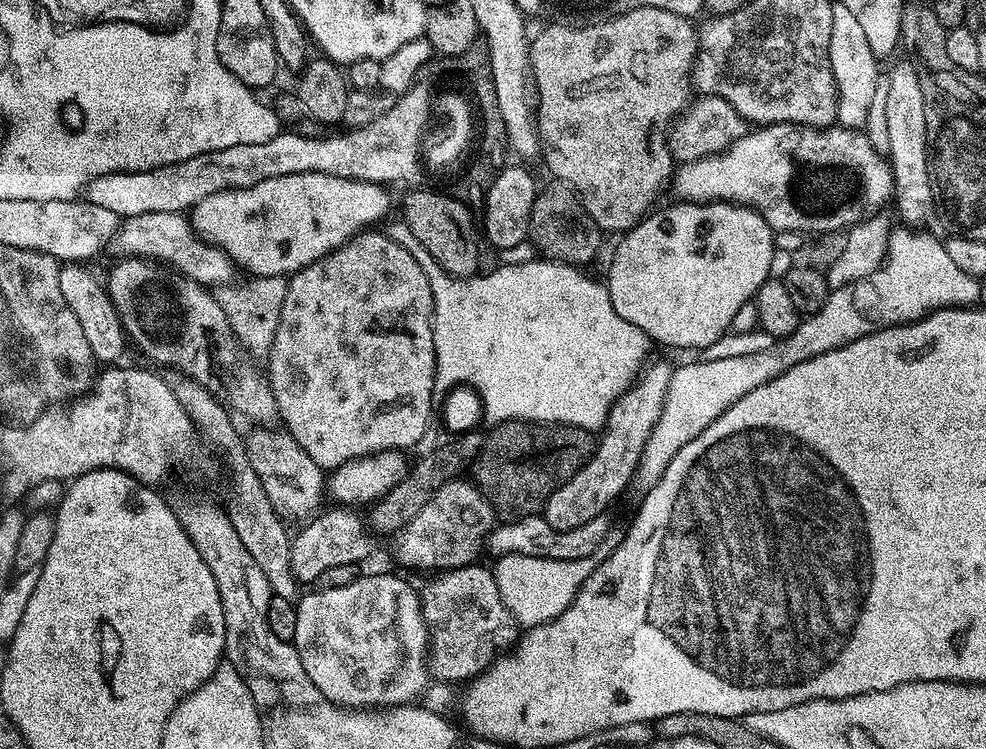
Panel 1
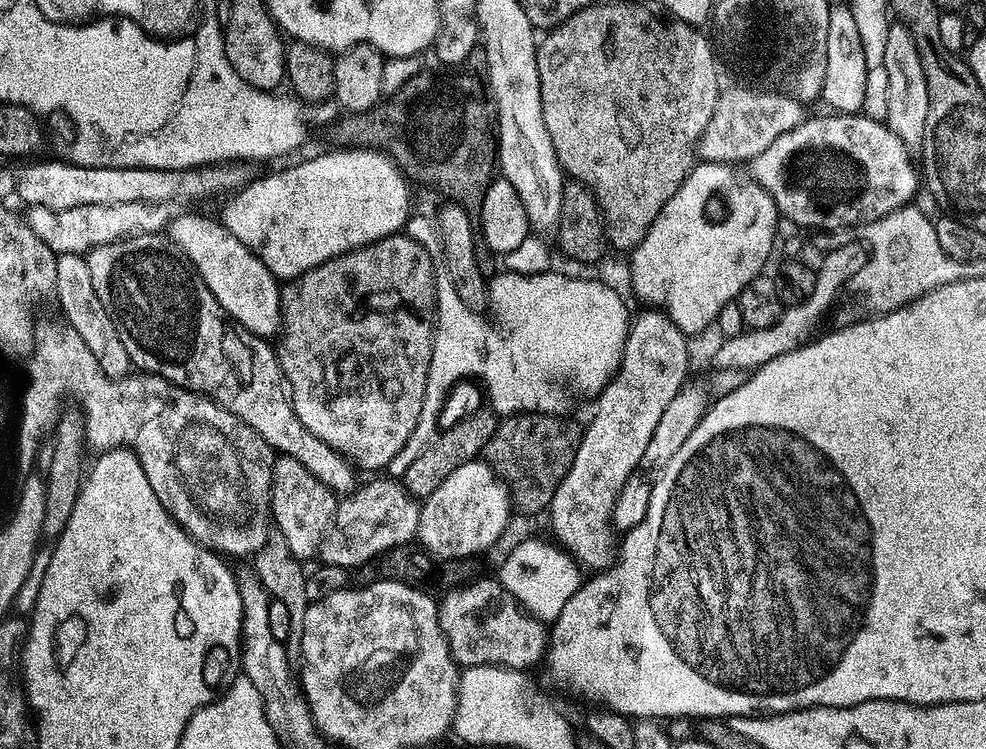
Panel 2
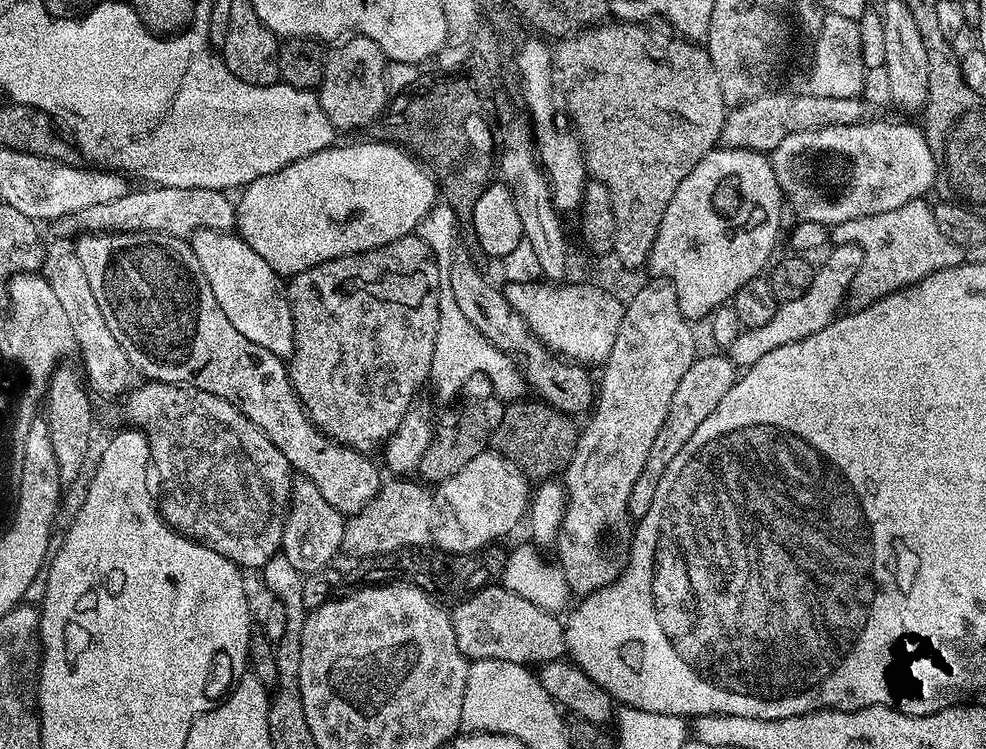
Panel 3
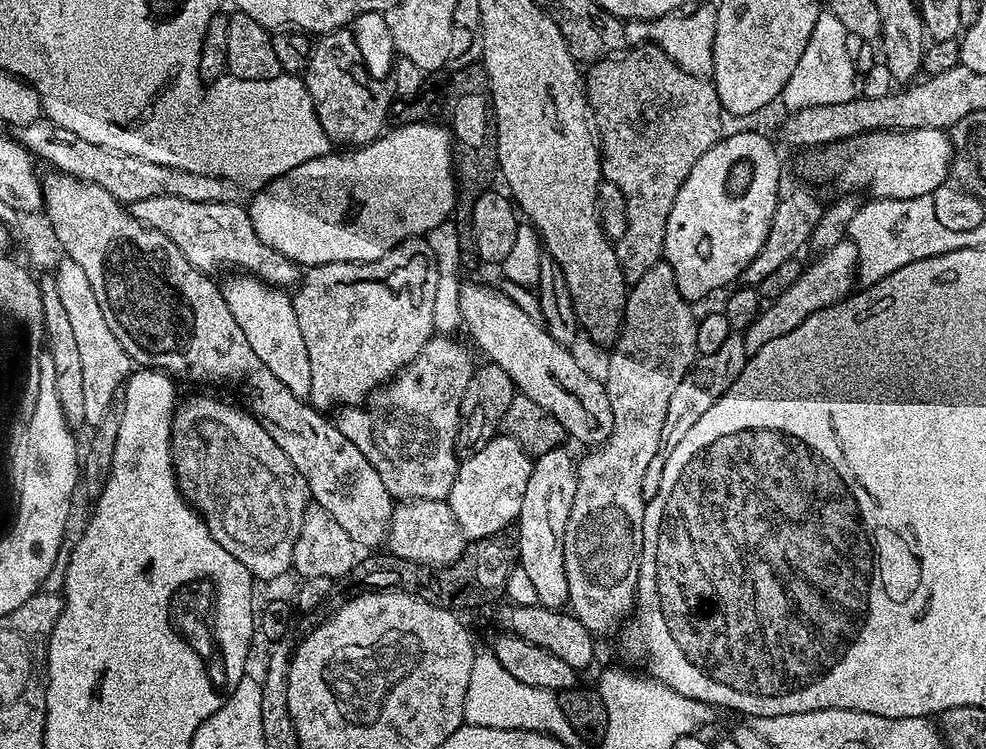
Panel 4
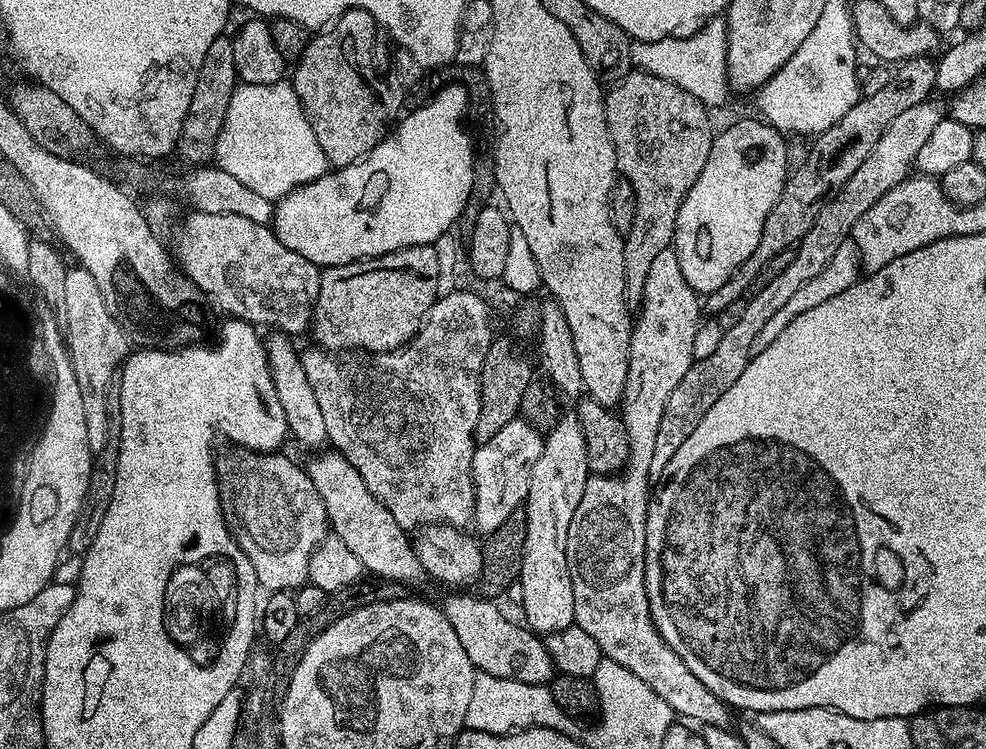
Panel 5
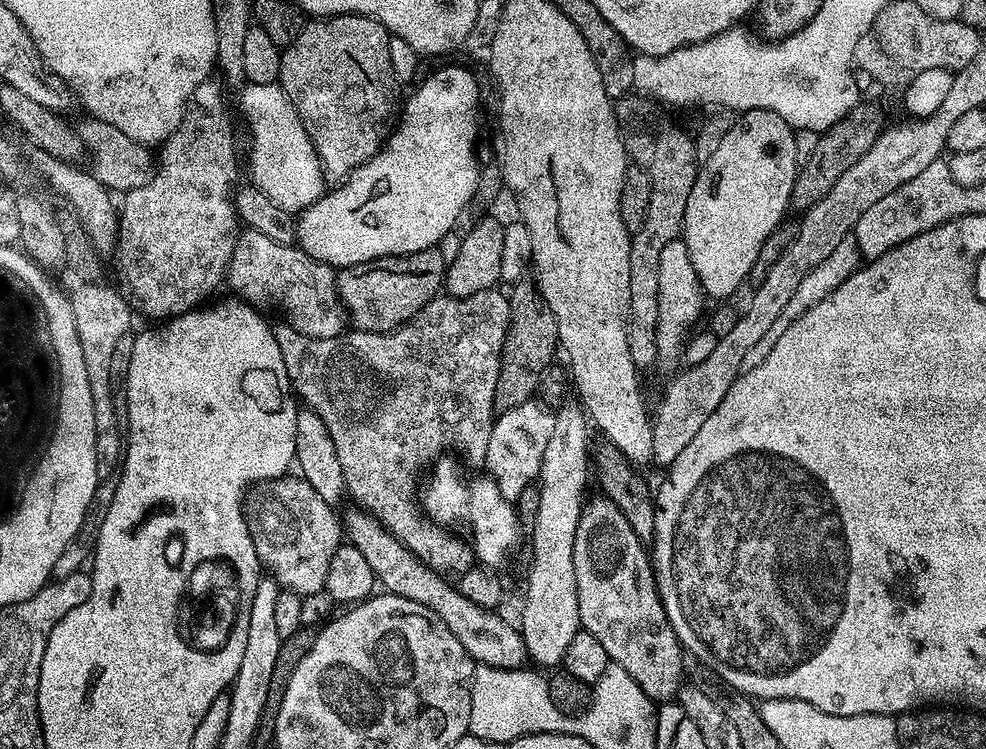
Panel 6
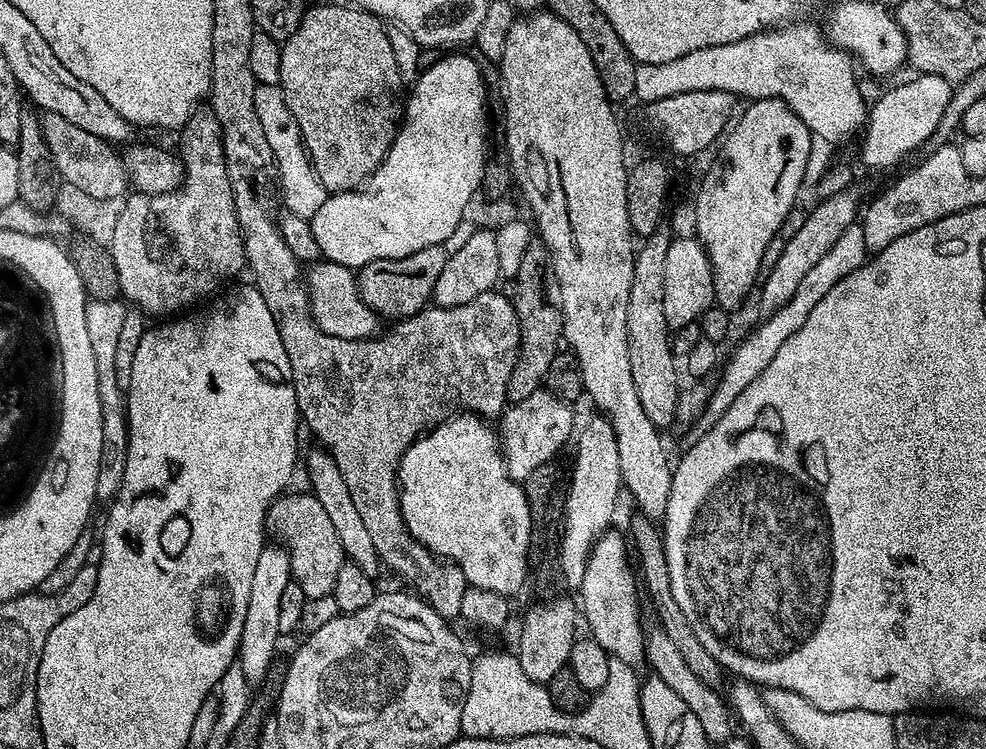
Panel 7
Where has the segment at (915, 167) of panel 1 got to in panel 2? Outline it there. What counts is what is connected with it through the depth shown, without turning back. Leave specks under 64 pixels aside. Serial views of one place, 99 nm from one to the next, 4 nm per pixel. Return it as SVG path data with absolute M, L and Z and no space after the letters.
M899 22L893 23L886 34L886 54L882 65L886 68L888 81L888 129L909 150L919 149L924 143L926 110L930 106L930 98L926 90L926 74L922 74L922 58L918 58L918 46L914 46L914 38L910 38L904 25Z

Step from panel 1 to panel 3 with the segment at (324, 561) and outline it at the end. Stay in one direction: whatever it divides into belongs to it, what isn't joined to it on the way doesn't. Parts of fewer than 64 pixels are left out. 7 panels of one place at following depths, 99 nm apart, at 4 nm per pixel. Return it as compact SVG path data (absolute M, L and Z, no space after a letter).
M412 478L388 479L381 483L376 497L361 512L347 517L344 526L343 551L349 552L352 558L377 556L399 548L419 548L427 545L433 539L433 493L423 483L415 484Z

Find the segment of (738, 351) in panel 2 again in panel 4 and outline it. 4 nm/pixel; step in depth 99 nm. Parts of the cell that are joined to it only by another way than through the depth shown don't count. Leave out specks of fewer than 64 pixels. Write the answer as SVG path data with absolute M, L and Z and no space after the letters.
M847 238L838 242L838 246L830 246L819 253L820 256L812 265L805 267L800 273L798 282L786 290L778 299L771 301L756 317L755 322L743 329L744 345L749 354L762 350L766 342L774 342L774 338L782 338L782 334L790 334L794 326L802 326L810 314L822 310L826 306L843 300L857 287L856 267L858 262L858 246Z

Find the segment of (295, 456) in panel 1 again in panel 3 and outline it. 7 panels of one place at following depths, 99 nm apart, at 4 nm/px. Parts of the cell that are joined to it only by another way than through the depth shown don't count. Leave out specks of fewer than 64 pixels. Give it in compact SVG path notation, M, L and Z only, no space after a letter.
M303 478L292 481L292 497L288 503L288 514L284 518L284 542L282 555L290 558L294 570L305 574L329 567L336 555L341 555L344 546L345 517L322 494L314 482Z

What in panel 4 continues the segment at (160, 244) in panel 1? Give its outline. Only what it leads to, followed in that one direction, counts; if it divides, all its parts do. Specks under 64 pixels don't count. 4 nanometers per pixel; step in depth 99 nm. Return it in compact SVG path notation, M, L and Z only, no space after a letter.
M236 274L223 289L226 306L230 306L230 314L234 314L234 322L242 326L242 334L246 334L246 342L250 342L250 350L262 358L262 362L290 394L301 398L312 395L310 382L310 354L306 350L306 338L302 338L302 329L298 326L298 314L294 314L292 296L285 289L269 287L257 276Z

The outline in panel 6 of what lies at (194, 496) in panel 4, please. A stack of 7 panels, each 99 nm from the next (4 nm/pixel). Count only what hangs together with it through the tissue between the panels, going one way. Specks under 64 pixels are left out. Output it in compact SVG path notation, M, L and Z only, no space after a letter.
M285 474L282 476L274 476L271 480L261 480L253 483L251 487L247 489L246 495L242 501L244 506L244 517L246 518L246 526L250 530L250 538L254 542L254 550L258 554L260 559L261 569L269 577L275 579L277 585L281 589L297 592L301 596L309 596L315 592L324 591L324 583L326 582L326 570L330 566L330 558L334 558L334 550L338 550L342 543L342 520L338 515L336 516L337 509L333 505L328 504L322 498L322 494L318 494L318 490L314 490L314 486L310 486L310 482L306 482L303 476L299 474Z

